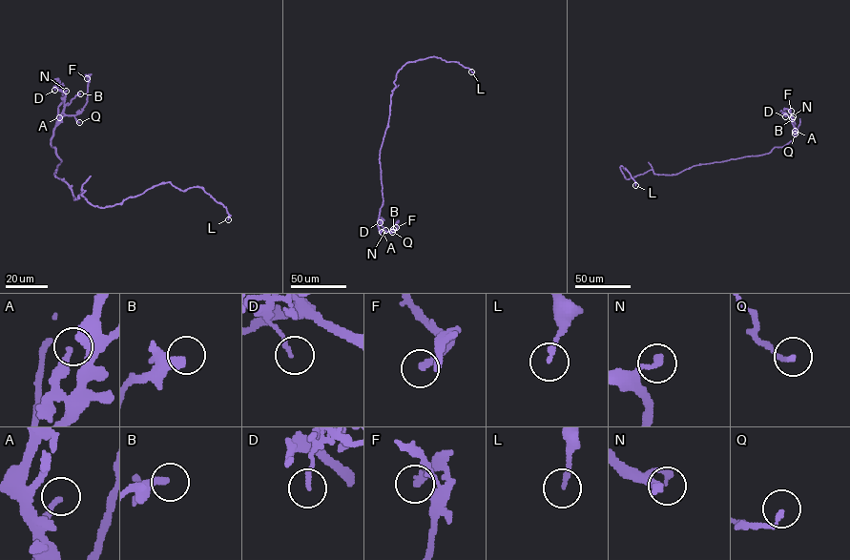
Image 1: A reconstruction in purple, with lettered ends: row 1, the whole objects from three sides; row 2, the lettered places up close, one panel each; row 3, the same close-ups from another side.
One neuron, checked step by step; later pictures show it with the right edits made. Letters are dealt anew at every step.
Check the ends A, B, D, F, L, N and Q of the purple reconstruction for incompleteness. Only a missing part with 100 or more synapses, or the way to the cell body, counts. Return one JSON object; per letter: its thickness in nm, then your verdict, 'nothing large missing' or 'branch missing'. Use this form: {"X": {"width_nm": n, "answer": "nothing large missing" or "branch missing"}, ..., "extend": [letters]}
{"A": {"width_nm": 220, "answer": "nothing large missing"}, "B": {"width_nm": 240, "answer": "nothing large missing"}, "D": {"width_nm": 140, "answer": "nothing large missing"}, "F": {"width_nm": 240, "answer": "nothing large missing"}, "L": {"width_nm": 200, "answer": "nothing large missing"}, "N": {"width_nm": 200, "answer": "nothing large missing"}, "Q": {"width_nm": 160, "answer": "nothing large missing"}, "extend": []}

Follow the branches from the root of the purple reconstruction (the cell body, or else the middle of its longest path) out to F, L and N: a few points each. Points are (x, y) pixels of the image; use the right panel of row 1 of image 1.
F: (690, 168), (763, 155), (775, 147), (785, 146), (795, 135), (791, 111)
L: (690, 168), (671, 175), (654, 174), (651, 170), (627, 179), (621, 165), (635, 185)
N: (690, 168), (763, 155), (775, 147), (784, 146), (795, 135), (793, 116)

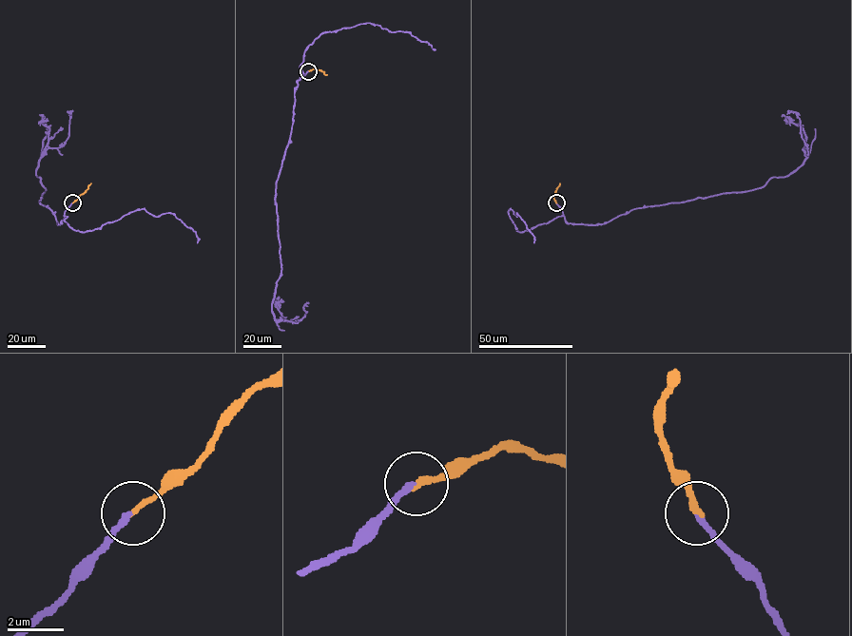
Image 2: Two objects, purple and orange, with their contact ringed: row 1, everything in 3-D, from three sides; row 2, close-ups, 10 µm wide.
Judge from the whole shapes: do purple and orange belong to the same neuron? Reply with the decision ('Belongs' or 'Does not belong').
Belongs

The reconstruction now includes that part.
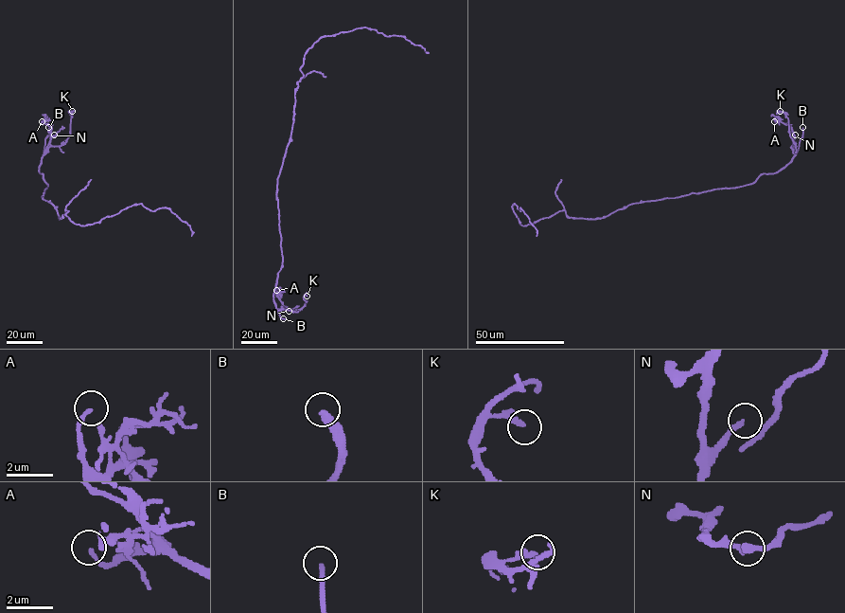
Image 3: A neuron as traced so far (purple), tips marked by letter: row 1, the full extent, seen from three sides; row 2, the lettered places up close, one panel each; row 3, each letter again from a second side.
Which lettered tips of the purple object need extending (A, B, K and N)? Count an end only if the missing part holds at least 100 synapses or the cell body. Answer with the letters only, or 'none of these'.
B

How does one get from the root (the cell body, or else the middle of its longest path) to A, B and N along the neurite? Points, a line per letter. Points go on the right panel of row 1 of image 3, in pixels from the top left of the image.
A: (624, 207), (743, 186), (762, 174), (779, 171), (795, 154), (794, 135), (791, 126), (774, 121)
B: (624, 207), (642, 201), (743, 186), (752, 183), (762, 174), (778, 172), (796, 153), (802, 127)
N: (624, 207), (642, 201), (752, 183), (761, 174), (778, 172), (795, 154), (792, 148), (795, 135)

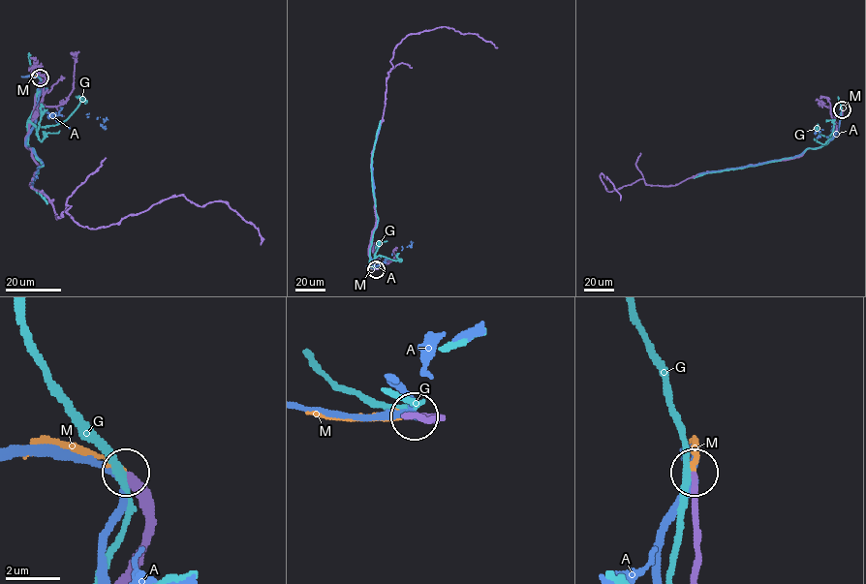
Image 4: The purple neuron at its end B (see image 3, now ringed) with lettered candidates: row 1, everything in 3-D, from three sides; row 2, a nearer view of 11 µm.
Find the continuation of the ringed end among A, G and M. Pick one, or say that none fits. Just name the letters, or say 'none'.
M

